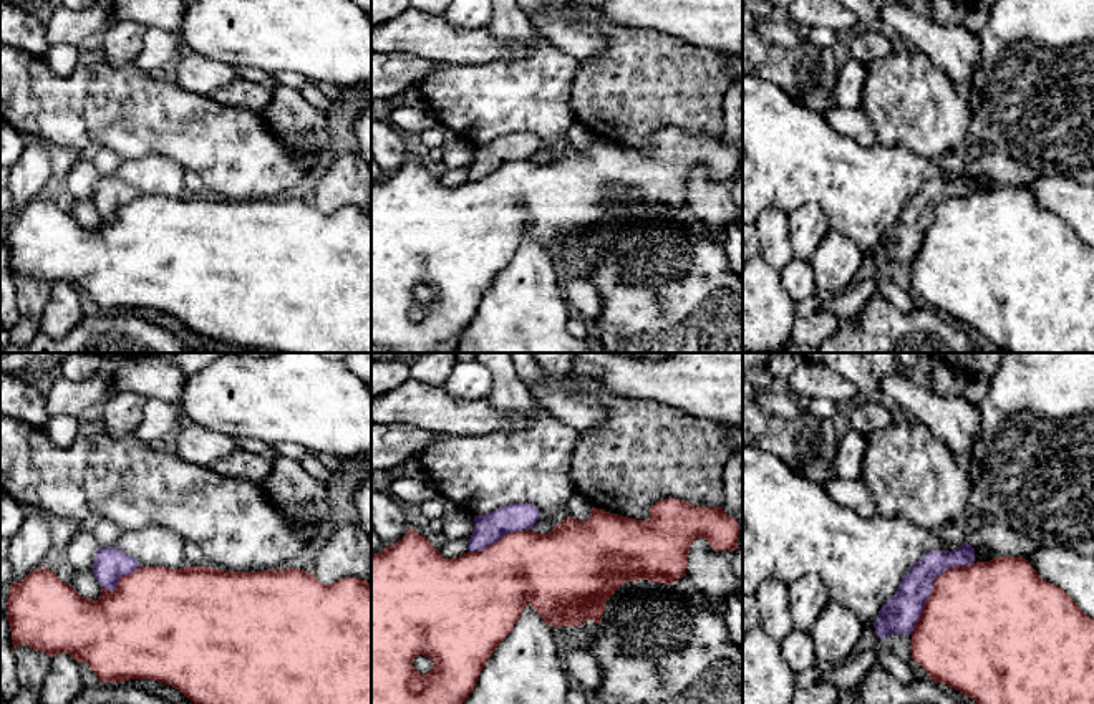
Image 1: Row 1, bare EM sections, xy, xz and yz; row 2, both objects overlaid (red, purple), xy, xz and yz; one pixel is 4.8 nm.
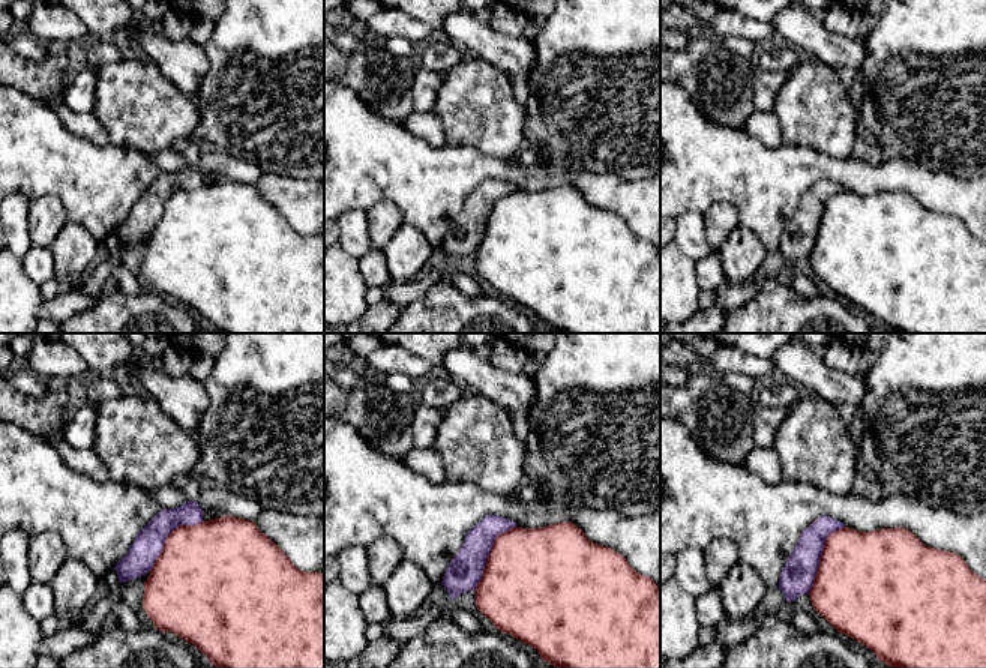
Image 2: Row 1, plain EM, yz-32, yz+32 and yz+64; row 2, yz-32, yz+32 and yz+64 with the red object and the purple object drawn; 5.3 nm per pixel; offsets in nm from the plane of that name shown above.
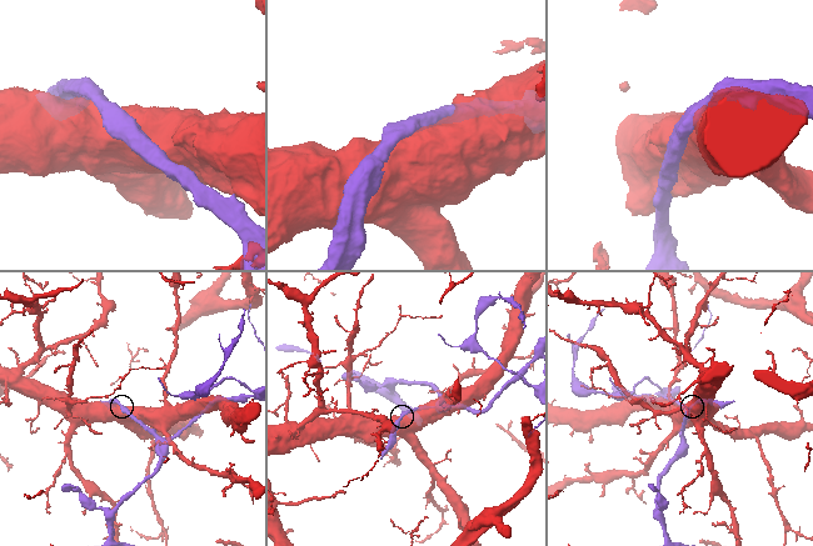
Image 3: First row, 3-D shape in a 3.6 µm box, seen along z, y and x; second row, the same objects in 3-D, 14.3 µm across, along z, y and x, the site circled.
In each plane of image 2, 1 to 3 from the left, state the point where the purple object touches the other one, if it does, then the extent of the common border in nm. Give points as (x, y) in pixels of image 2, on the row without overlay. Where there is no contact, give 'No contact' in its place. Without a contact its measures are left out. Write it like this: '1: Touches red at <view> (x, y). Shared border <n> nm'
1: Touches red at yz-32 (167, 200). Shared border 400 nm
2: Touches red at yz+32 (489, 218). Shared border 420 nm
3: Touches red at yz+64 (821, 219). Shared border 400 nm

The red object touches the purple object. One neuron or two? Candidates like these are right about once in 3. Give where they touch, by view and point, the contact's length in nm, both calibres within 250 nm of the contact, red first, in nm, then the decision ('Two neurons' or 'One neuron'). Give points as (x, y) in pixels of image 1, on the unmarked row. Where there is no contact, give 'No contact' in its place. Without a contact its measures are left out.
Touches red at yz (934, 217). Shared border 460 nm. Thickness 500 nm (red) against 180 nm. Two neurons

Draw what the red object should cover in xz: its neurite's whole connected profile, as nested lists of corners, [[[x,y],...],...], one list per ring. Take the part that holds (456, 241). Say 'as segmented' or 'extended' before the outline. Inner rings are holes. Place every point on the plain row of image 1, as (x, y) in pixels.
as segmented | [[[660,128],[650,137],[648,149],[637,149],[610,142],[602,137],[592,136],[590,147],[587,151],[567,146],[560,152],[555,152],[549,162],[535,162],[532,159],[520,159],[506,162],[499,171],[489,174],[481,181],[467,181],[459,187],[444,187],[431,171],[419,164],[416,157],[409,157],[406,164],[391,176],[385,176],[381,182],[371,184],[371,353],[431,353],[443,341],[461,335],[472,321],[484,293],[489,290],[497,273],[506,268],[519,250],[525,234],[529,232],[537,244],[550,255],[580,255],[587,248],[593,248],[595,253],[602,250],[605,240],[605,230],[627,210],[650,209],[651,212],[666,212],[686,205],[690,174],[698,167],[704,167],[716,181],[738,177],[739,156],[734,146],[728,144],[723,136],[695,136],[680,128]],[[416,285],[426,285],[433,288],[429,301],[421,303],[414,295]]]

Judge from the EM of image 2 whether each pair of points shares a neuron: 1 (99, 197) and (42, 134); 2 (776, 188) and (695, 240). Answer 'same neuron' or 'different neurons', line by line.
1: same neuron
2: different neurons

